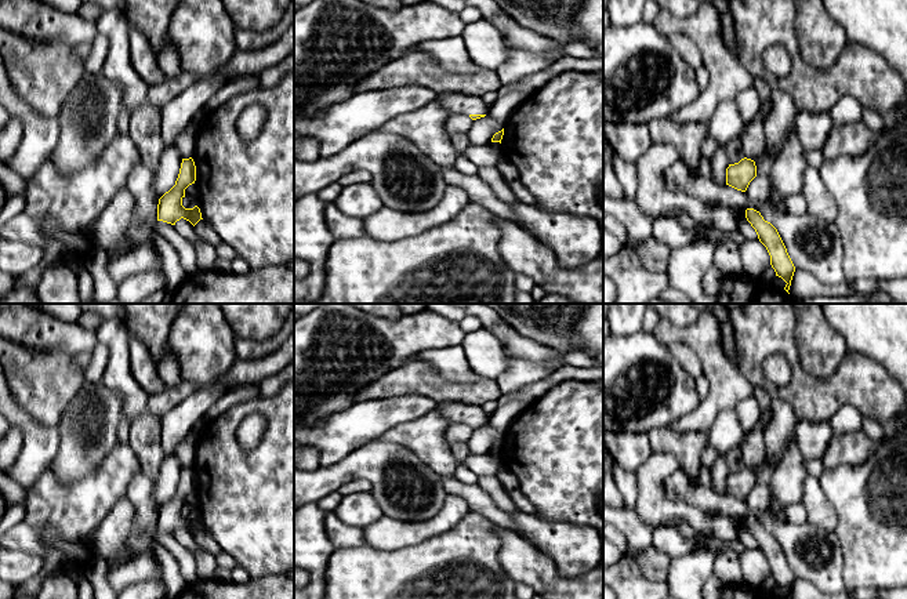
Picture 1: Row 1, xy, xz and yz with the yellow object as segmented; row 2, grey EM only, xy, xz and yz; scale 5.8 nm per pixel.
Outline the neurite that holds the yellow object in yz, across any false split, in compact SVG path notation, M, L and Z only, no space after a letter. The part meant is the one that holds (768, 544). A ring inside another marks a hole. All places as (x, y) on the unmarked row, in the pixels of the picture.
M754 518L745 519L745 527L755 538L759 551L766 556L770 564L770 574L774 578L776 585L781 587L787 592L784 599L790 599L795 576L777 538L770 531L765 530L761 522Z

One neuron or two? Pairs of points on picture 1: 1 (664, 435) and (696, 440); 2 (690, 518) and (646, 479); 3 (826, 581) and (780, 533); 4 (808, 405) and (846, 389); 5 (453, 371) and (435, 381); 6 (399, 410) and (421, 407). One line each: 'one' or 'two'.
1: one
2: one
3: one
4: one
5: two
6: one

